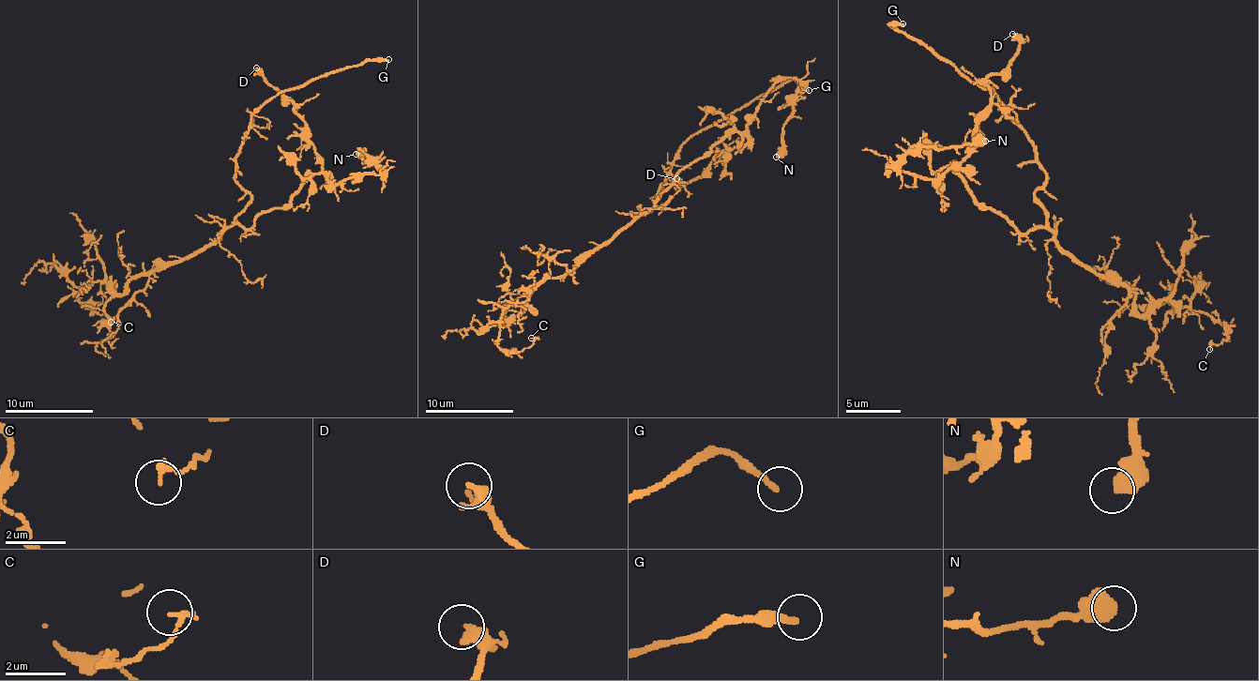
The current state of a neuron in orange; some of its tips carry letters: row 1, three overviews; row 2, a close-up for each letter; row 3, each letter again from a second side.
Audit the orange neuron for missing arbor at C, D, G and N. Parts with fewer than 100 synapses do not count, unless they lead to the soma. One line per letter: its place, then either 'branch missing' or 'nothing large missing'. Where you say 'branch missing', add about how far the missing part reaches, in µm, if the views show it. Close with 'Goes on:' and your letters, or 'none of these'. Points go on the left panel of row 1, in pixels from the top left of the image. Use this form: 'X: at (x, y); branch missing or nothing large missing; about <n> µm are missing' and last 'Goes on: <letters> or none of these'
C: at (111, 322); nothing large missing
D: at (256, 68); nothing large missing
G: at (388, 59); branch missing; about 15 µm are missing
N: at (356, 154); nothing large missing
Goes on: G

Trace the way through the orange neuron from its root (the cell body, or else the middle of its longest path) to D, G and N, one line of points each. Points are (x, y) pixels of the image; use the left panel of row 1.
D: (236, 218), (250, 229), (261, 213), (282, 209), (323, 169), (294, 103), (256, 68)
G: (236, 218), (250, 200), (236, 180), (236, 154), (250, 118), (280, 92), (316, 77), (388, 59)
N: (236, 218), (250, 229), (261, 213), (282, 209), (316, 174), (338, 185), (382, 172), (371, 158), (356, 154)

